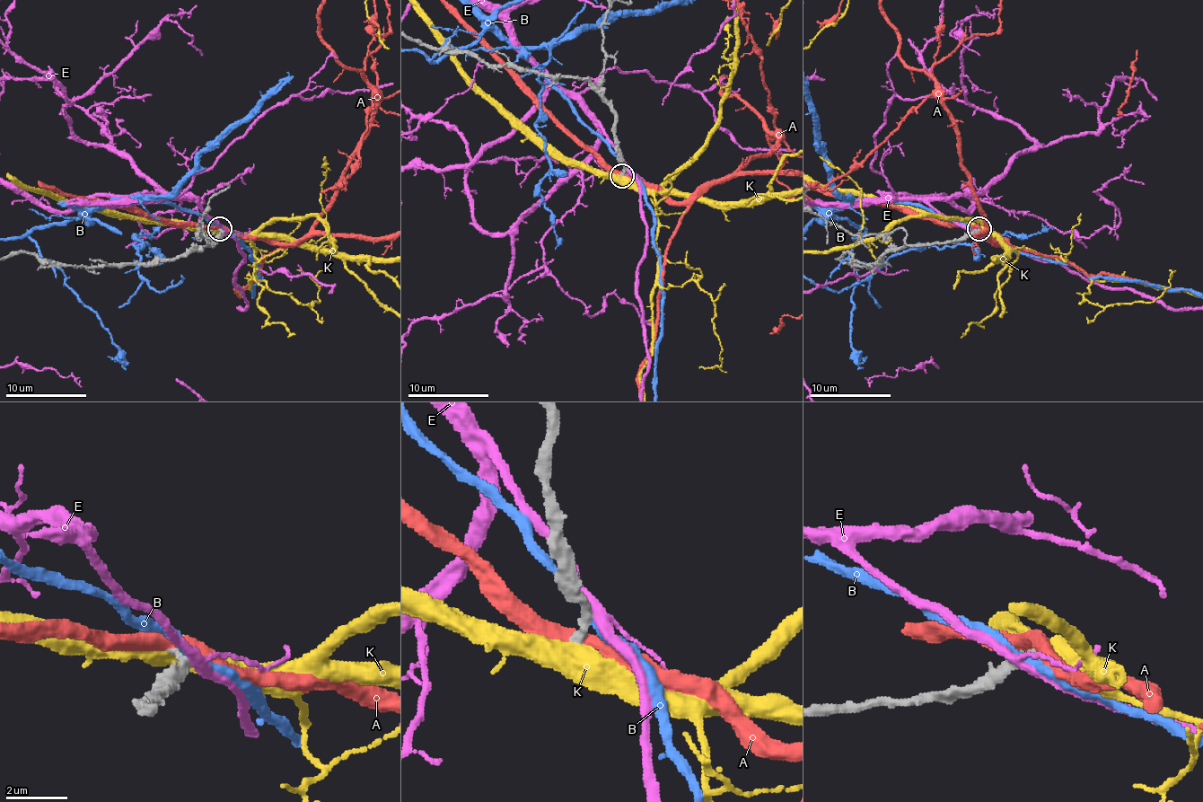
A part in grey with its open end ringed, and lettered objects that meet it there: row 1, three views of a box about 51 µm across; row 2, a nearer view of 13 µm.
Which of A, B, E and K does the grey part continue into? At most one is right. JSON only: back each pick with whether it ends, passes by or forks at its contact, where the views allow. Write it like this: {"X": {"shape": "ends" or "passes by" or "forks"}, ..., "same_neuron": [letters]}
{"same_neuron": []}

